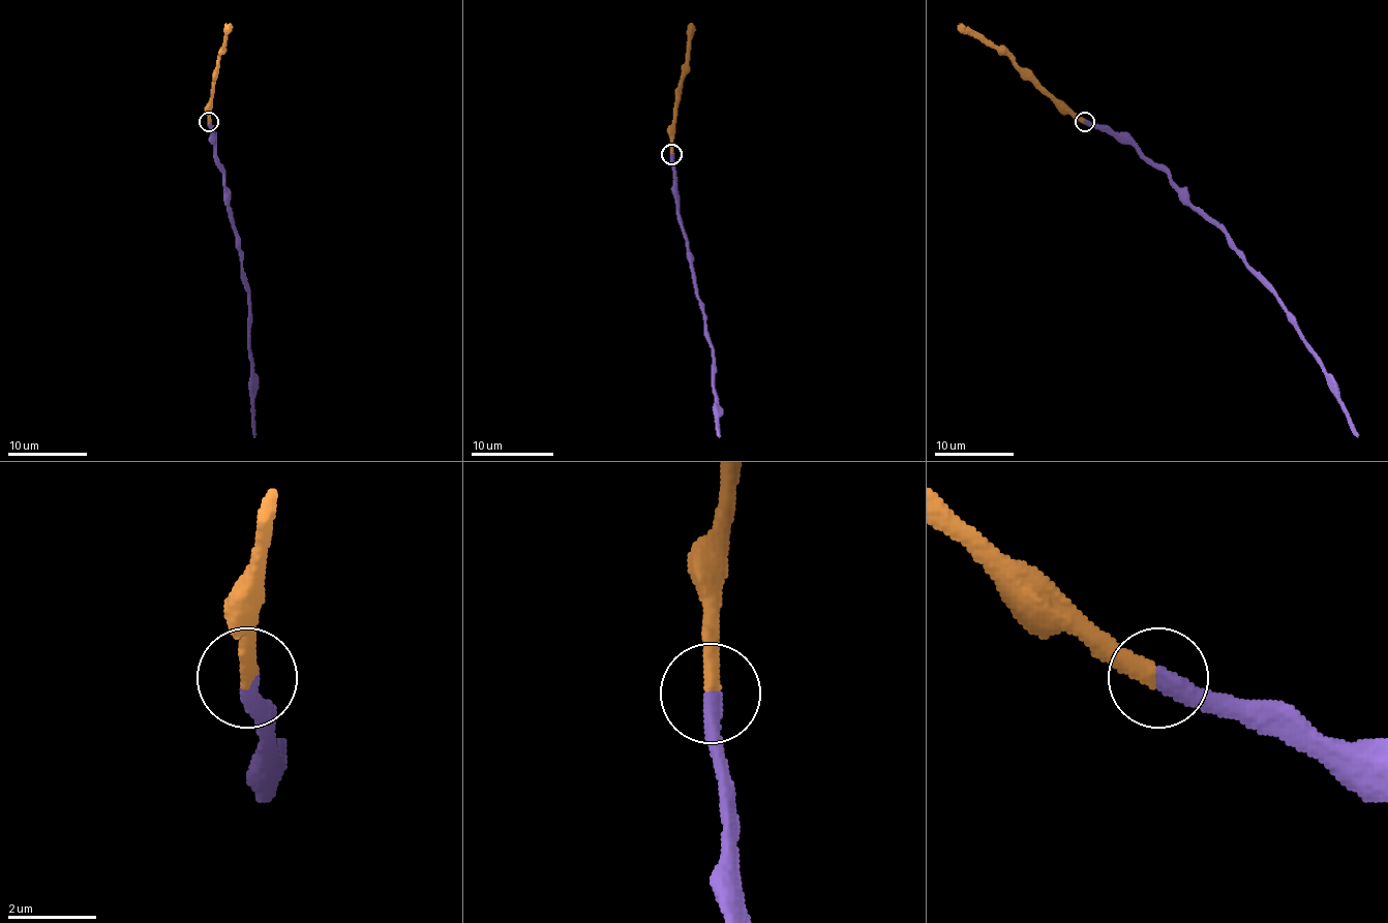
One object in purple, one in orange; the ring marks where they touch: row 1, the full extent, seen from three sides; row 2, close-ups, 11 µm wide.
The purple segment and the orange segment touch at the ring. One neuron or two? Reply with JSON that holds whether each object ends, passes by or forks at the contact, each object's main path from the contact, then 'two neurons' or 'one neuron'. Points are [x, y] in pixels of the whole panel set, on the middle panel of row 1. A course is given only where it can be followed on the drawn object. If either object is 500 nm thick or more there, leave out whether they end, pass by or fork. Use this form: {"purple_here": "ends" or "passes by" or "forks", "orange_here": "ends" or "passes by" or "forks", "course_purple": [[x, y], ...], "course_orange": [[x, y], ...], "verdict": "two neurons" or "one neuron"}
{"purple_here": "ends", "orange_here": "ends", "course_purple": [[671, 155], [682, 231], [712, 352], [718, 435]], "course_orange": [[671, 153], [682, 72], [688, 56], [688, 27], [692, 23]], "verdict": "one neuron"}

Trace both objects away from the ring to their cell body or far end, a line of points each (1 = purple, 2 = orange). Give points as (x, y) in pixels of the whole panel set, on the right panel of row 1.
1: (1085, 121), (1121, 132), (1225, 235), (1246, 269), (1276, 299), (1325, 372), (1329, 389), (1357, 436)
2: (1083, 121), (1065, 113), (1005, 53), (989, 47), (957, 25)

